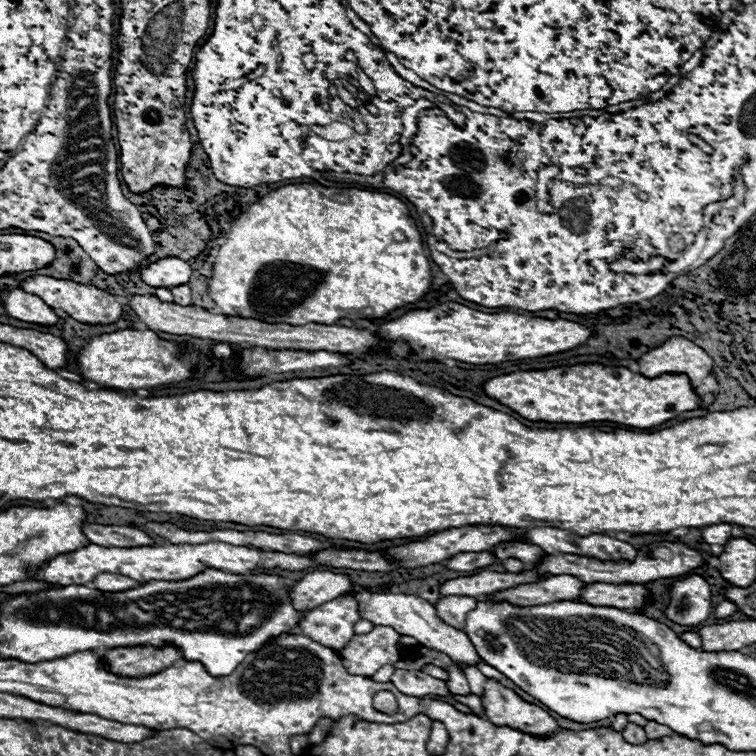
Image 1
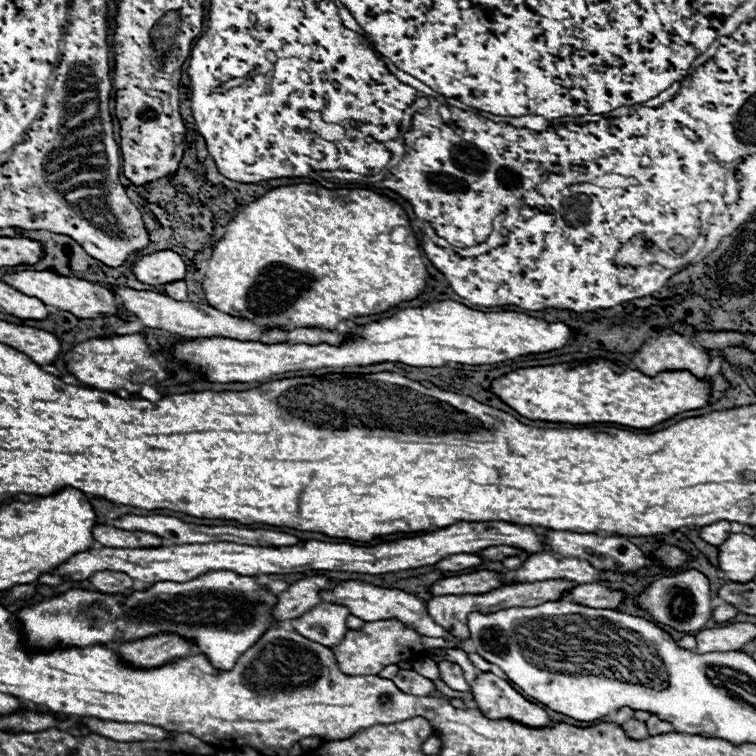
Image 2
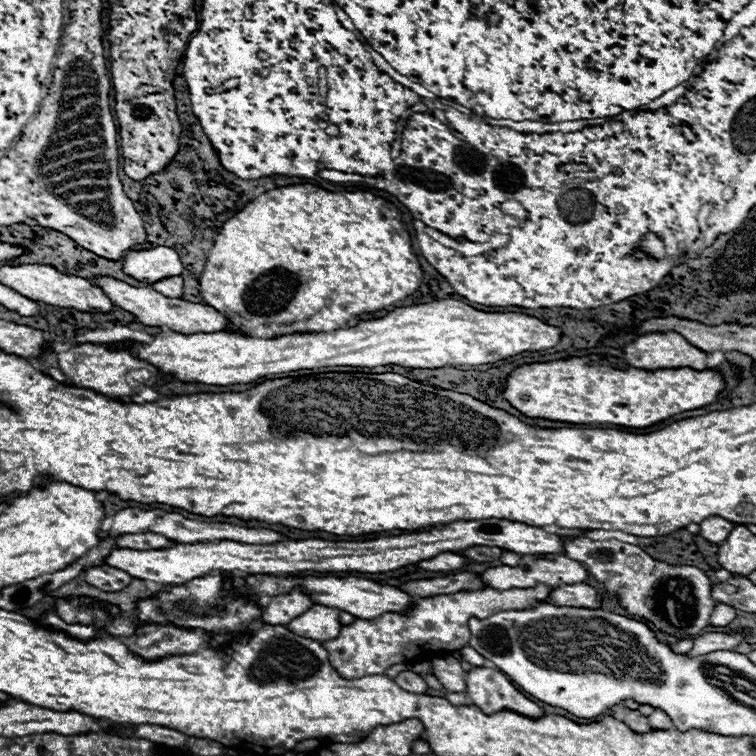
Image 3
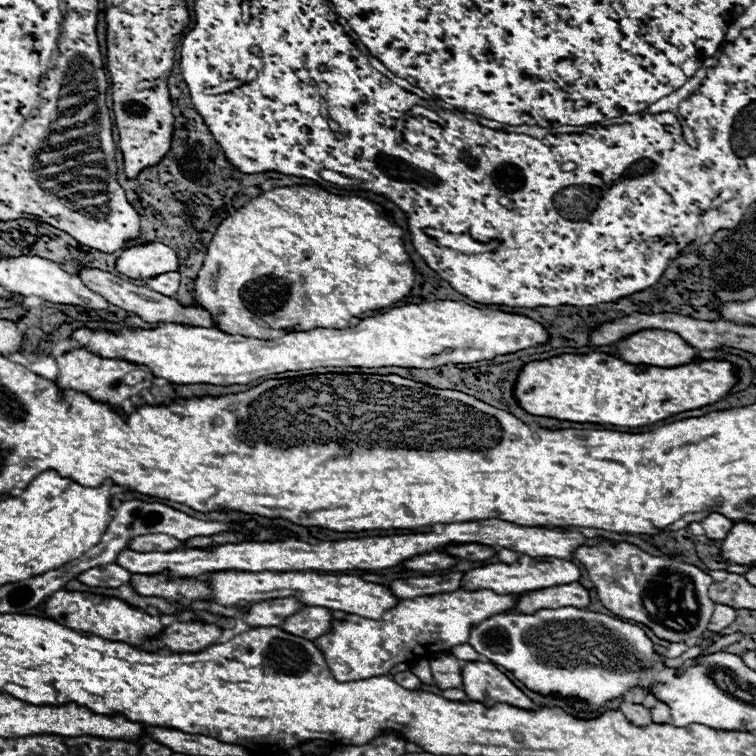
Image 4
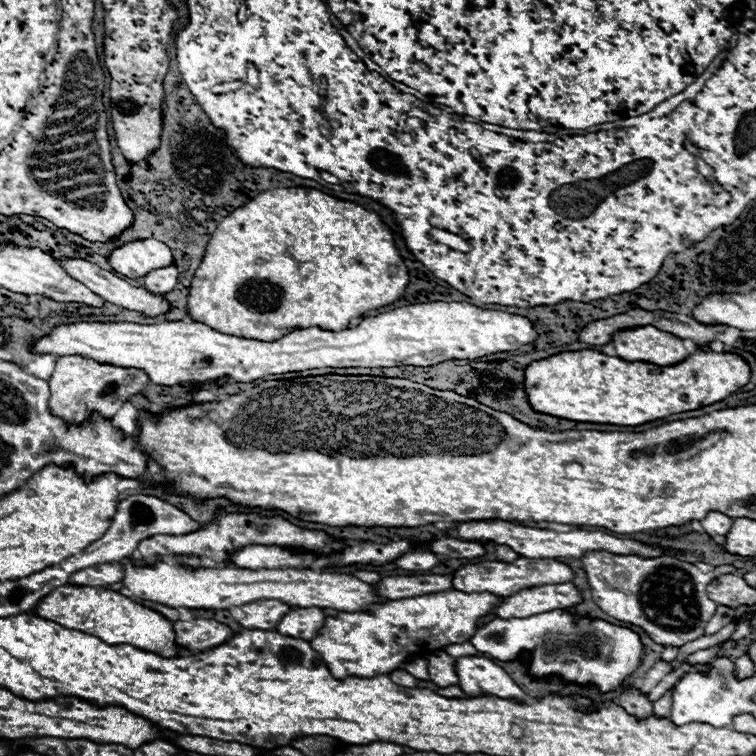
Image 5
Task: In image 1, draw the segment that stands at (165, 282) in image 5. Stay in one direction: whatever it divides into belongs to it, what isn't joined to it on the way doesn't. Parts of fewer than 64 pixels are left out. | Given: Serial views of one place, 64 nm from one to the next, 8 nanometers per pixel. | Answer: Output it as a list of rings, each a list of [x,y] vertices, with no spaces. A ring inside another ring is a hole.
[[[186,284],[170,288],[170,292],[172,292],[176,304],[180,304],[180,306],[190,306],[192,304],[192,294],[190,294],[190,288]]]

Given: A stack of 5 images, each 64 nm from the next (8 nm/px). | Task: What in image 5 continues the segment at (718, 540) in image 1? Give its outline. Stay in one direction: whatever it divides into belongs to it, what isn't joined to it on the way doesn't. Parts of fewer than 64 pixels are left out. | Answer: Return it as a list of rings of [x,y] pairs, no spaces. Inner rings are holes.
[[[710,510],[706,514],[706,518],[702,518],[700,522],[702,522],[704,532],[708,532],[710,536],[726,536],[732,526],[732,518],[722,512],[716,512],[716,510]]]

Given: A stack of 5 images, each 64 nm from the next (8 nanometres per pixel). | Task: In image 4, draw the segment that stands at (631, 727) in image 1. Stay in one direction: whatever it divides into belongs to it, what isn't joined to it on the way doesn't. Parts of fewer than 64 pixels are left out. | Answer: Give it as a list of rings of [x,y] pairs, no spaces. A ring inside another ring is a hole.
[[[622,702],[620,710],[624,712],[624,716],[636,724],[636,726],[646,726],[648,722],[652,722],[652,712],[642,706],[642,704],[634,704],[634,702]]]

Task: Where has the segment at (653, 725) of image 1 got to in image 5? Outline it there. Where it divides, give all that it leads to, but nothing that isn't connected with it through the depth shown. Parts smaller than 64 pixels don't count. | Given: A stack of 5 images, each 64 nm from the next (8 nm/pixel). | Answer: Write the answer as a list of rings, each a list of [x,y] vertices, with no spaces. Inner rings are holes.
[[[668,690],[660,700],[654,702],[654,714],[658,718],[668,718],[670,716],[670,706],[672,706],[672,690]]]

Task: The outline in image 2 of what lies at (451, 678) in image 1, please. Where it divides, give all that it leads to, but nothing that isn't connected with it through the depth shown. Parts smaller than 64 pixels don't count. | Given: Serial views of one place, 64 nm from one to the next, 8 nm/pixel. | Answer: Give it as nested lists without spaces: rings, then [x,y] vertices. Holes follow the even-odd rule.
[[[442,660],[442,662],[438,662],[438,670],[440,670],[440,680],[448,688],[452,688],[456,692],[470,692],[470,686],[468,686],[468,682],[462,674],[462,668],[458,664]]]

